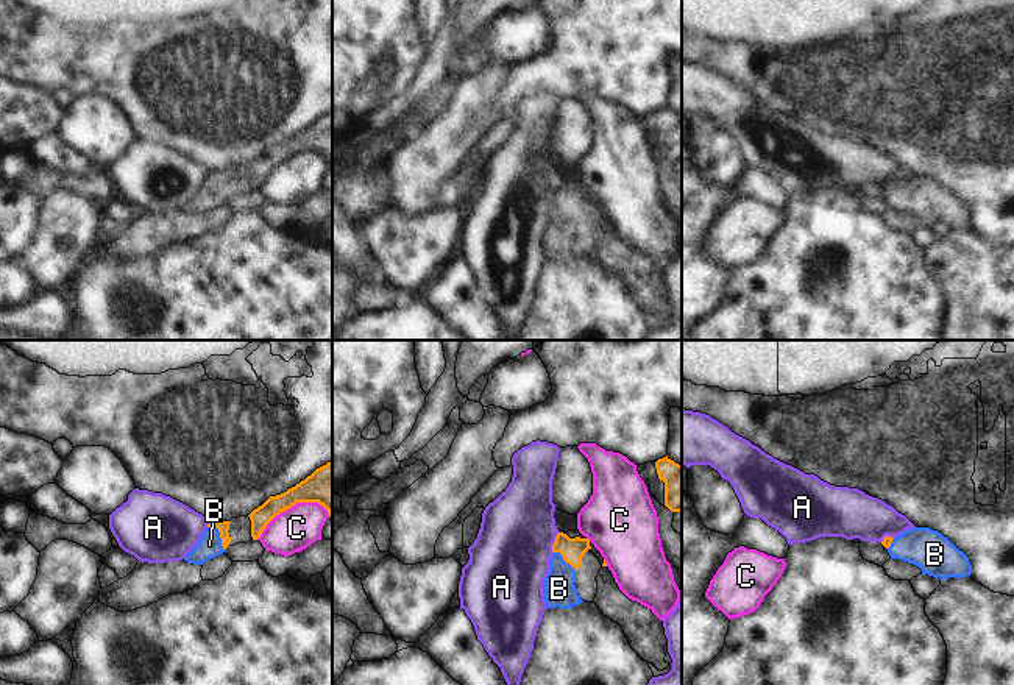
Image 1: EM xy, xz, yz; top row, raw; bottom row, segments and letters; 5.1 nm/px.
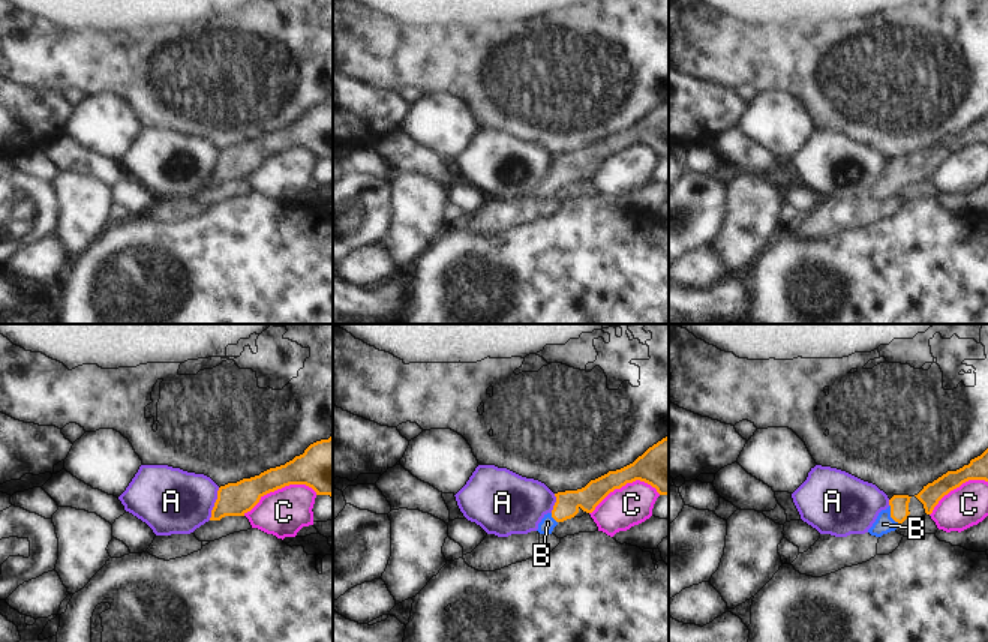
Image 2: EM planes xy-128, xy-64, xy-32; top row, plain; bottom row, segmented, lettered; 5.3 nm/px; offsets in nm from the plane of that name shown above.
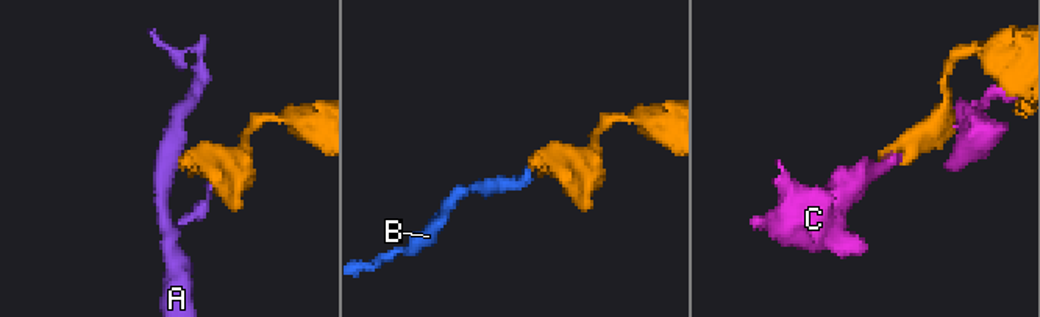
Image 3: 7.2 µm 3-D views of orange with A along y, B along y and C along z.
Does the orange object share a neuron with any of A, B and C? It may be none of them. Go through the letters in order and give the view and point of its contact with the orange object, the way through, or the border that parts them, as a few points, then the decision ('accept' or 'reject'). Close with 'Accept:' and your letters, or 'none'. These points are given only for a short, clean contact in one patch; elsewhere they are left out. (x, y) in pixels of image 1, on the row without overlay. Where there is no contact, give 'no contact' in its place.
A: contact xz (554, 192); reject
B: contact xy (220, 186); way xy (223, 177), (220, 186), (209, 195); accept
C: contact xy (290, 156); reject
Accept: B

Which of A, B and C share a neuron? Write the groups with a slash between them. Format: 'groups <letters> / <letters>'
groups A / B / C

